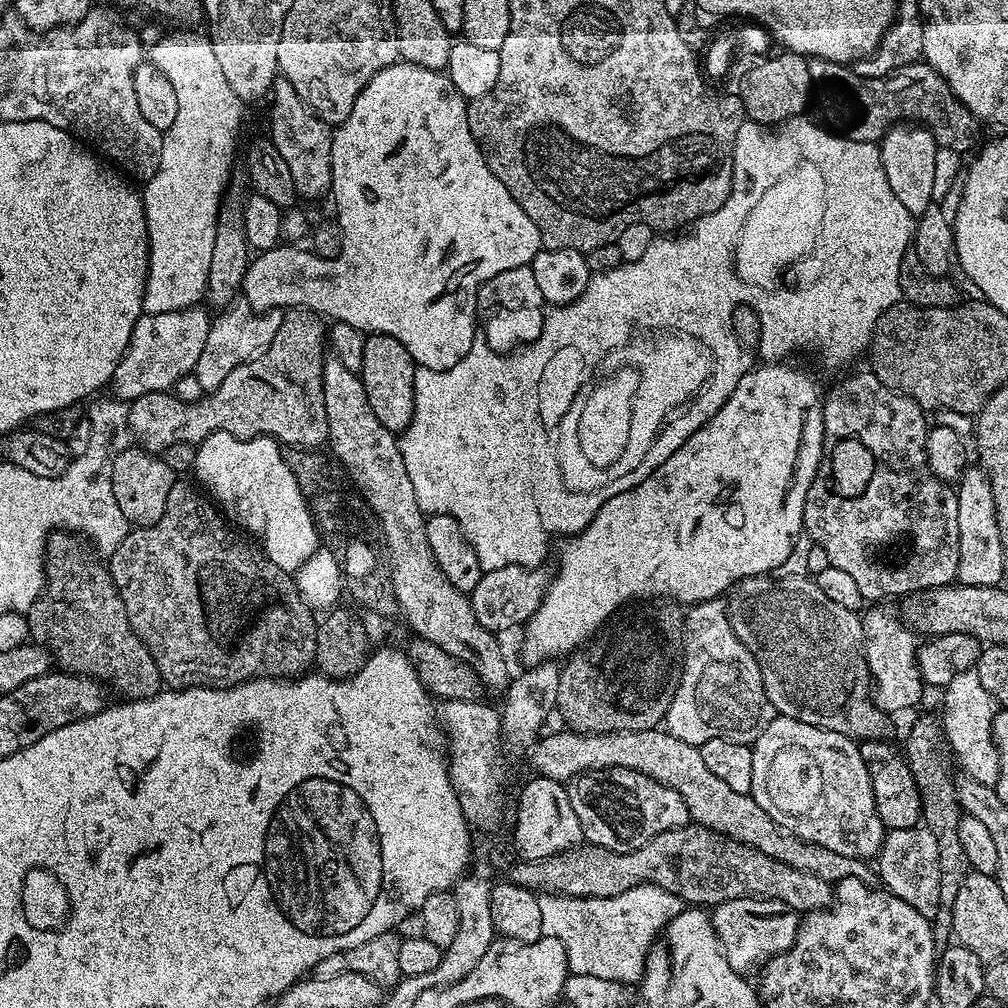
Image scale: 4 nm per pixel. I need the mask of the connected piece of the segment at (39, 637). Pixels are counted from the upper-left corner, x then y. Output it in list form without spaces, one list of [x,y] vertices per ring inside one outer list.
[[[63,530],[51,532],[44,544],[44,591],[27,612],[28,635],[40,647],[48,649],[51,659],[61,669],[73,676],[88,676],[117,692],[125,701],[145,700],[157,696],[162,690],[160,671],[142,638],[134,634],[130,618],[126,618],[126,606],[114,586],[114,578],[107,567],[95,560],[89,545],[79,535]]]

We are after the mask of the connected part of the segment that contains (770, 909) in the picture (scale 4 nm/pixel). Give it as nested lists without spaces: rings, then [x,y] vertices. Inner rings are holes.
[[[746,895],[715,905],[710,915],[726,962],[741,974],[747,973],[747,968],[755,969],[765,960],[785,952],[794,942],[801,922],[801,917],[780,900]]]

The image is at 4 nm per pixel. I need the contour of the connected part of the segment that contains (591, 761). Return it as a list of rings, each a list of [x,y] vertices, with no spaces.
[[[651,728],[645,732],[607,732],[599,736],[589,732],[552,732],[541,735],[530,751],[532,764],[539,775],[571,782],[576,776],[585,772],[601,772],[603,768],[629,768],[635,772],[654,778],[659,784],[665,784],[674,790],[686,802],[689,817],[699,827],[708,828],[720,836],[736,840],[739,844],[750,845],[760,853],[774,858],[804,873],[812,873],[822,881],[835,884],[846,877],[857,877],[869,881],[870,867],[863,860],[837,854],[817,843],[806,843],[792,833],[779,828],[773,819],[756,802],[750,794],[738,794],[730,790],[702,762],[699,747],[674,738],[667,730]]]

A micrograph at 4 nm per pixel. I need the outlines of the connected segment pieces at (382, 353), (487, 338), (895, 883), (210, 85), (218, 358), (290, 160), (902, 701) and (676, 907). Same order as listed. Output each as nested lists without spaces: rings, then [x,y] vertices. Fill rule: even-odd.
[[[377,332],[367,337],[360,381],[362,386],[366,386],[366,398],[370,402],[370,410],[374,410],[374,418],[378,418],[378,422],[393,434],[403,434],[412,421],[417,367],[405,346],[393,336]]]
[[[531,266],[502,270],[480,285],[476,292],[476,318],[482,329],[482,339],[495,352],[506,353],[536,340],[544,325],[545,311],[542,290],[538,290]]]
[[[923,826],[906,830],[891,830],[885,835],[878,857],[880,880],[893,896],[902,898],[906,906],[914,906],[918,914],[935,917],[940,908],[940,871],[938,870],[938,842],[934,834]]]
[[[203,35],[149,43],[146,60],[174,86],[178,115],[174,117],[174,126],[163,133],[158,170],[144,186],[143,210],[148,231],[144,308],[190,308],[199,305],[206,296],[216,220],[228,184],[228,159],[236,152],[242,102],[230,90],[212,43]]]
[[[236,302],[217,316],[220,317],[212,320],[210,330],[206,334],[206,346],[202,346],[202,354],[198,357],[194,369],[198,383],[205,393],[222,386],[230,370],[263,354],[266,346],[274,342],[274,334],[278,334],[278,326],[282,326],[284,312],[278,308],[272,308],[269,312],[257,312],[256,309],[248,307],[247,303]]]
[[[283,78],[276,79],[272,84],[270,101],[272,100],[272,113],[268,116],[270,139],[274,146],[278,146],[278,154],[286,161],[290,170],[290,178],[294,178],[297,197],[316,200],[319,196],[327,197],[332,187],[332,133],[333,129],[305,106],[290,82]]]
[[[872,606],[868,613],[863,613],[862,634],[864,635],[864,660],[868,663],[868,675],[874,689],[875,707],[895,714],[912,708],[926,691],[926,685],[920,679],[920,668],[916,665],[918,636],[899,615],[891,616],[883,612],[883,607]]]
[[[639,884],[610,898],[541,893],[538,900],[544,936],[563,945],[570,974],[587,974],[627,985],[643,979],[649,950],[665,926],[686,907],[676,895],[653,884]]]

